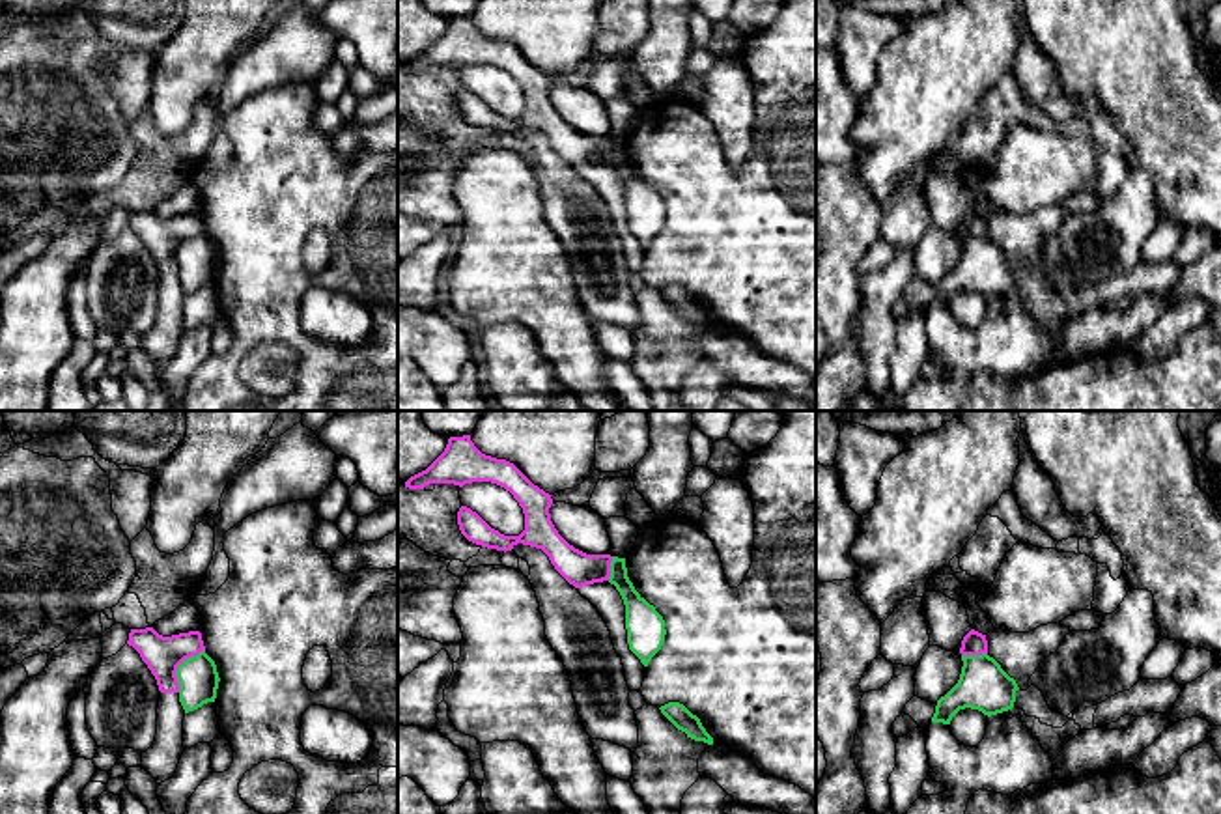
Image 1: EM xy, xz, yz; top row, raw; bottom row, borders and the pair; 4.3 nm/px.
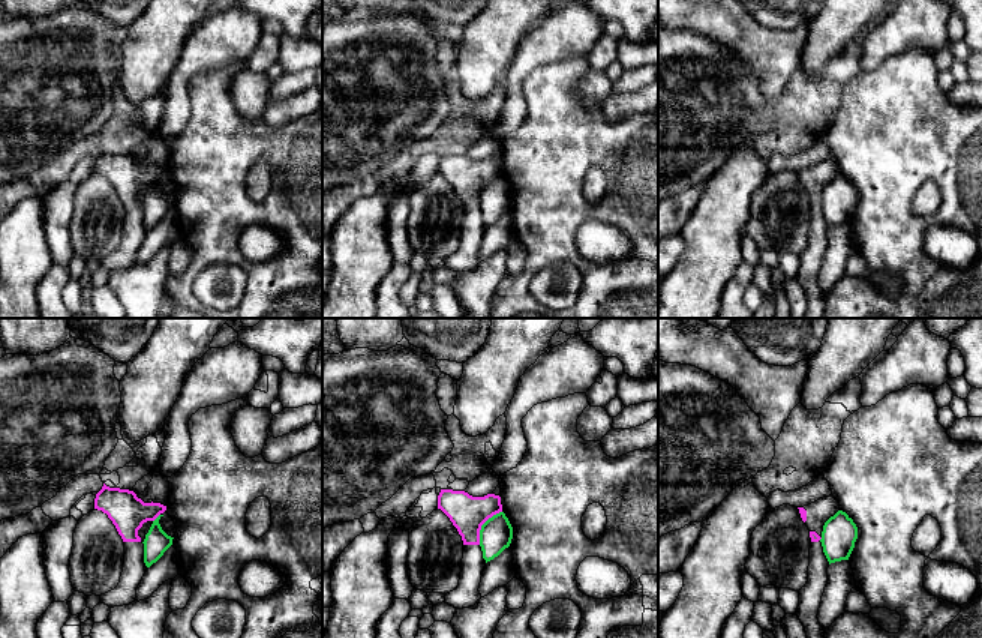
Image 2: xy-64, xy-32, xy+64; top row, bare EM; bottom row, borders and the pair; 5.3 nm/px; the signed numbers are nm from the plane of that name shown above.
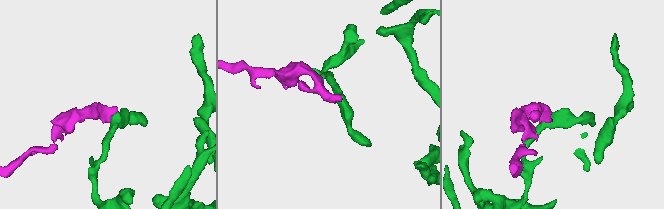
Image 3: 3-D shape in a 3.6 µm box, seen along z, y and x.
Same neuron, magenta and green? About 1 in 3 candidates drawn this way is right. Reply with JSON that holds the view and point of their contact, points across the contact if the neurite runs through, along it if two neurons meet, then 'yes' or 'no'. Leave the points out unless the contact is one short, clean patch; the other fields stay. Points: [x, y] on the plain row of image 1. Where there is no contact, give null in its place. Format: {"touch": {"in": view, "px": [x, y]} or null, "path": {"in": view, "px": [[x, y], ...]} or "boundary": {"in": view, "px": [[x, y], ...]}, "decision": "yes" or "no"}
{"touch": {"in": "xy", "px": [178, 247]}, "boundary": {"in": "xy", "px": [[204, 232], [189, 238], [178, 249], [178, 273]]}, "decision": "no"}

